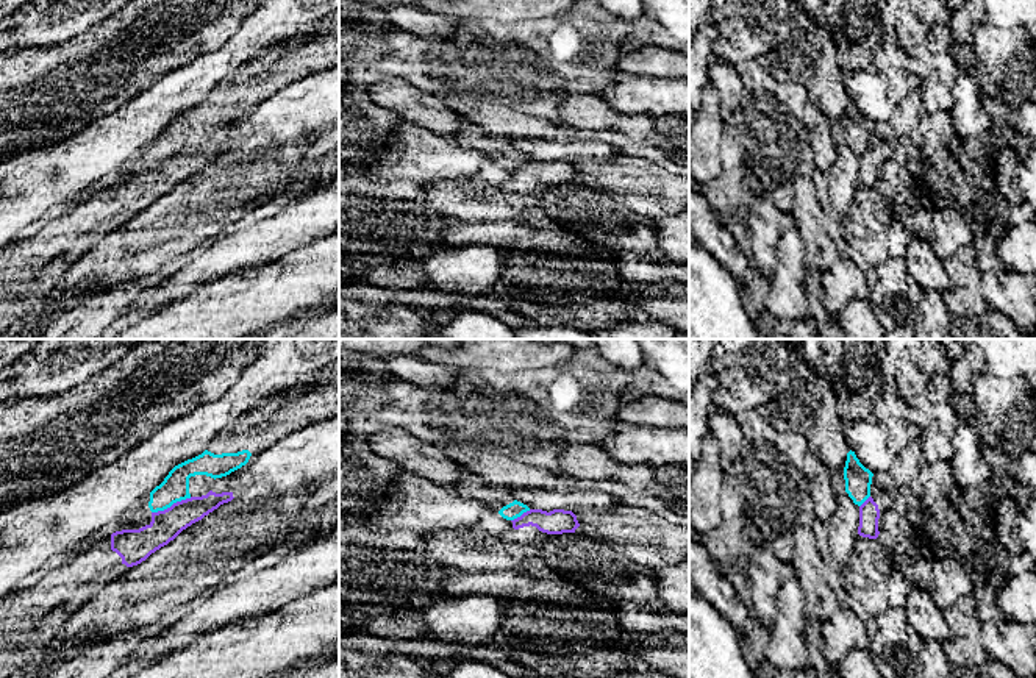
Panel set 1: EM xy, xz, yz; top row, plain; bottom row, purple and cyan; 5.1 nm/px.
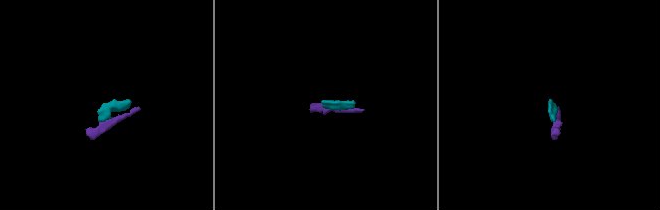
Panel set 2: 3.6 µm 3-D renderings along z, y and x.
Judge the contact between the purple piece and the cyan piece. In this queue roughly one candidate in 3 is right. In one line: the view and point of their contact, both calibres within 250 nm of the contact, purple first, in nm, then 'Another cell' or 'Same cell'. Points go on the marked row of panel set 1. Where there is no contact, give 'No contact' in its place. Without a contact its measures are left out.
Touches purple at xy (172, 505). Thickness 160 nm (purple) against 140 nm. Another cell

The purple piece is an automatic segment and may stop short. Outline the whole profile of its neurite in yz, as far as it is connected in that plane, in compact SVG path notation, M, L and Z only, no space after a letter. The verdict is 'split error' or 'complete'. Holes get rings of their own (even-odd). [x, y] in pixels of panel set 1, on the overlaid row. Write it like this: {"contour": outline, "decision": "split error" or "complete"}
{"contour": "M891 489L870 494L870 497L859 506L859 526L858 534L869 539L877 539L878 519L883 512L894 508L895 492Z", "decision": "split error"}

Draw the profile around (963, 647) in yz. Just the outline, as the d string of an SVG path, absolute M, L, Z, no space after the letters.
M973 595L958 598L942 614L950 628L948 637L942 642L950 664L963 667L981 666L988 656L981 645L983 623Z

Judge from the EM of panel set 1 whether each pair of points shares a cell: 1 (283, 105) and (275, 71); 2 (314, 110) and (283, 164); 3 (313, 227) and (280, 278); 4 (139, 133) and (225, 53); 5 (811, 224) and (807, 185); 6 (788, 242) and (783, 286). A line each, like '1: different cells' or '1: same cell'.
1: different cells
2: different cells
3: different cells
4: same cell
5: same cell
6: same cell

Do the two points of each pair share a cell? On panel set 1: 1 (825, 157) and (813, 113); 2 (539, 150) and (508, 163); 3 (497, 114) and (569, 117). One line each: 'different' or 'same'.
1: same
2: different
3: different

